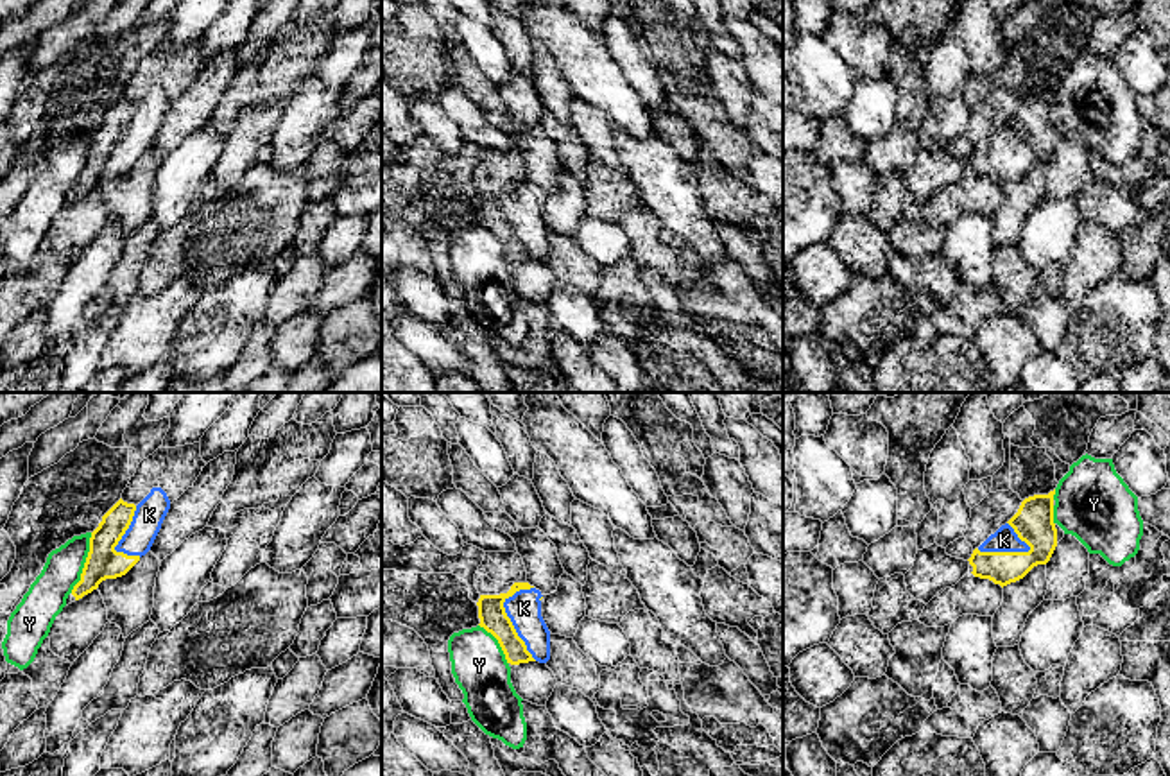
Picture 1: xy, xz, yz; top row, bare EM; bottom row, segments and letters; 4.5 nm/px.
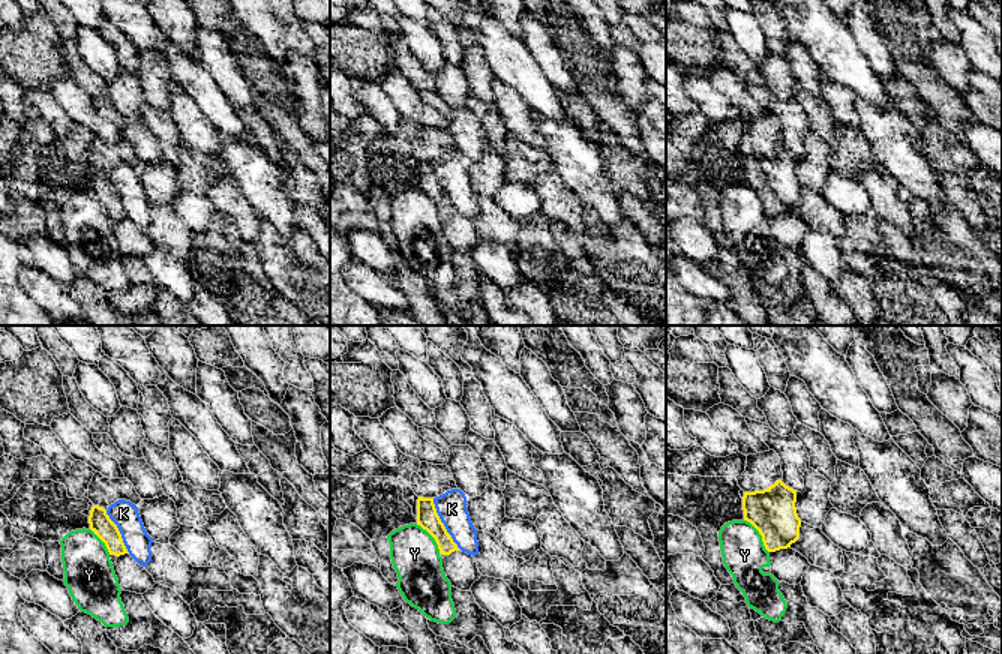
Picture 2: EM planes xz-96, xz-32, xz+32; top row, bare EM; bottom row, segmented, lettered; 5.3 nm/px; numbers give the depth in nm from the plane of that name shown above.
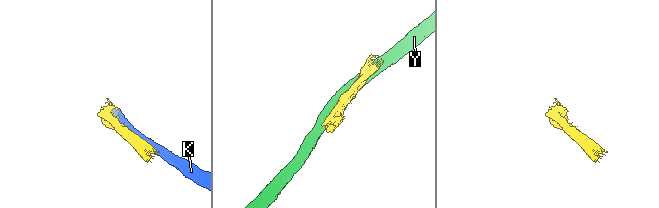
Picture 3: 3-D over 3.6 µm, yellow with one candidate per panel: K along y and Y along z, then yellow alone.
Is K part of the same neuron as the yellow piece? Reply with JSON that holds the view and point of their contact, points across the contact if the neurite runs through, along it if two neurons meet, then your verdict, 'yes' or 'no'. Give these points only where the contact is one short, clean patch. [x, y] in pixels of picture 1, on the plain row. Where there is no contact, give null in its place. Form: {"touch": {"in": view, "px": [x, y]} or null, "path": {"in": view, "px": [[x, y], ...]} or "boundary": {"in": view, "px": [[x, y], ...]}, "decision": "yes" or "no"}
{"touch": {"in": "xz", "px": [509, 217]}, "decision": "yes"}

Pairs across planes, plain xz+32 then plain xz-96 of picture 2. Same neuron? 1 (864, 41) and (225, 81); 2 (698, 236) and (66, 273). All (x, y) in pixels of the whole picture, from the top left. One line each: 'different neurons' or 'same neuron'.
1: same neuron
2: same neuron

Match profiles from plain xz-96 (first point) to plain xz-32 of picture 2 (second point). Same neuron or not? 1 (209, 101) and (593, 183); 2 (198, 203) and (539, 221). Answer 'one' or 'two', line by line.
1: two
2: two

